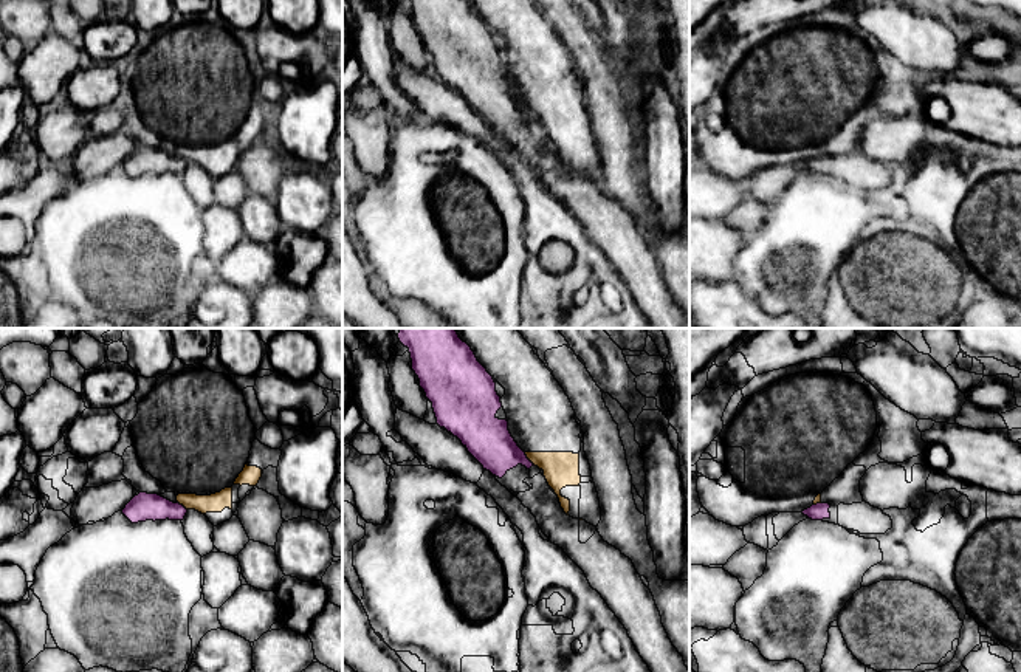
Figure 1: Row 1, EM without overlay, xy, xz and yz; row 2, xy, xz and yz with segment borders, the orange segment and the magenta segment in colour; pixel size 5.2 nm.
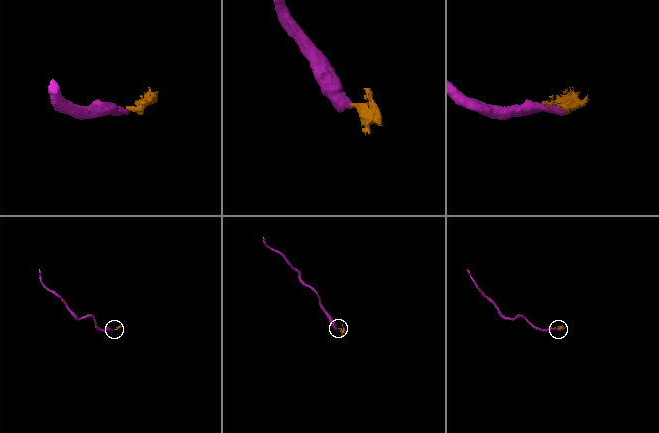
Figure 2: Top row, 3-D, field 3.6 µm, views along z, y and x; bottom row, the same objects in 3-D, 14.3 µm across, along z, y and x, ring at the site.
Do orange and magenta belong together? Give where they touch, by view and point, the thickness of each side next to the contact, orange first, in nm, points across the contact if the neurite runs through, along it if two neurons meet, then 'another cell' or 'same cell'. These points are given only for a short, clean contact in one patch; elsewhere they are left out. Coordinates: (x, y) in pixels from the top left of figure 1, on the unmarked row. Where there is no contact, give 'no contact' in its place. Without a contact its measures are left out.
contact xz (529, 112); calibres 180 and 240 nm; border xz (524, 106), (535, 118); another cell

